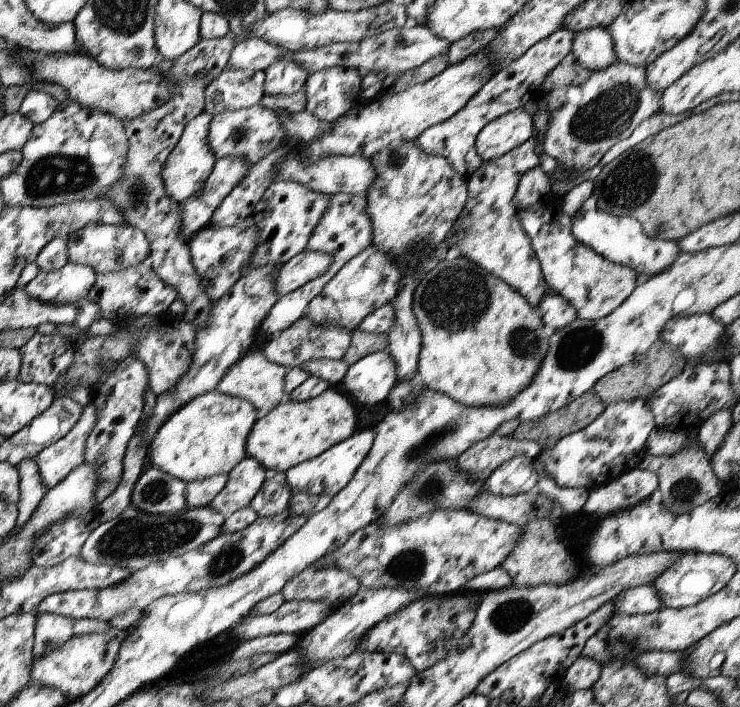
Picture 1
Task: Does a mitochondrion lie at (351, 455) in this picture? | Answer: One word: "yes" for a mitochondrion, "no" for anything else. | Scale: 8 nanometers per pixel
no

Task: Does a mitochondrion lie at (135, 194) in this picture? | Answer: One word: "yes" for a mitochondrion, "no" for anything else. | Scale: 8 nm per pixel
yes

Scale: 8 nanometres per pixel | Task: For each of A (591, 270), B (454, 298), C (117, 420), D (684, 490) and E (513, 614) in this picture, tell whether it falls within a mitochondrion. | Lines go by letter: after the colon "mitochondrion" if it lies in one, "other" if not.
A: other
B: mitochondrion
C: other
D: mitochondrion
E: mitochondrion

